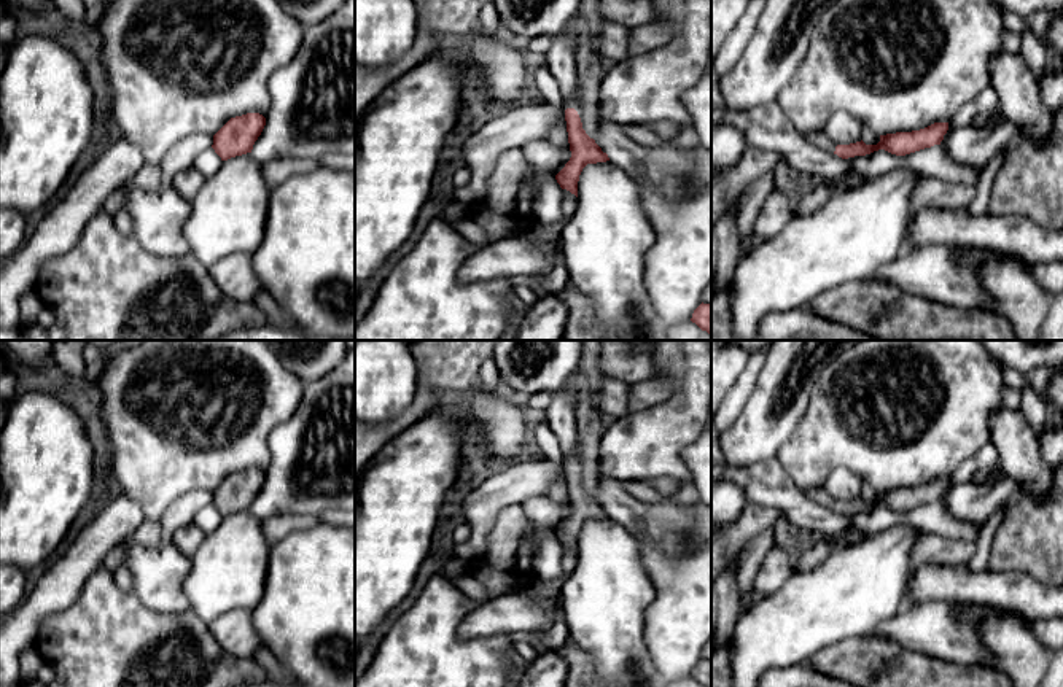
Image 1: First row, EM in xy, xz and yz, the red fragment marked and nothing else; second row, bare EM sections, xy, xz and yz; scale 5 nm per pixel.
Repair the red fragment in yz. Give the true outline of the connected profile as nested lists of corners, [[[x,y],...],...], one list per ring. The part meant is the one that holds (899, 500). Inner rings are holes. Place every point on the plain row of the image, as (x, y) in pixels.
[[[934,479],[920,487],[880,491],[880,498],[877,501],[866,501],[861,496],[856,499],[835,503],[824,487],[810,488],[805,493],[812,501],[834,509],[842,515],[848,515],[855,512],[866,512],[878,506],[885,506],[896,512],[905,512],[934,501],[940,501],[947,487],[948,479]]]

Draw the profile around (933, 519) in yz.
[[[934,501],[905,512],[896,512],[885,506],[866,512],[845,515],[853,530],[866,534],[886,531],[893,526],[912,526],[926,534],[939,534],[947,539],[968,541],[977,544],[983,526],[975,526],[956,518],[942,501]]]

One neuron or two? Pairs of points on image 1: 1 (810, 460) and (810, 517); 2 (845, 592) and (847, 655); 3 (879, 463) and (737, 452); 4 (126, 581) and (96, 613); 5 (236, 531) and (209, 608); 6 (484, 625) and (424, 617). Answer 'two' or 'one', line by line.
1: two
2: two
3: two
4: two
5: one
6: two

